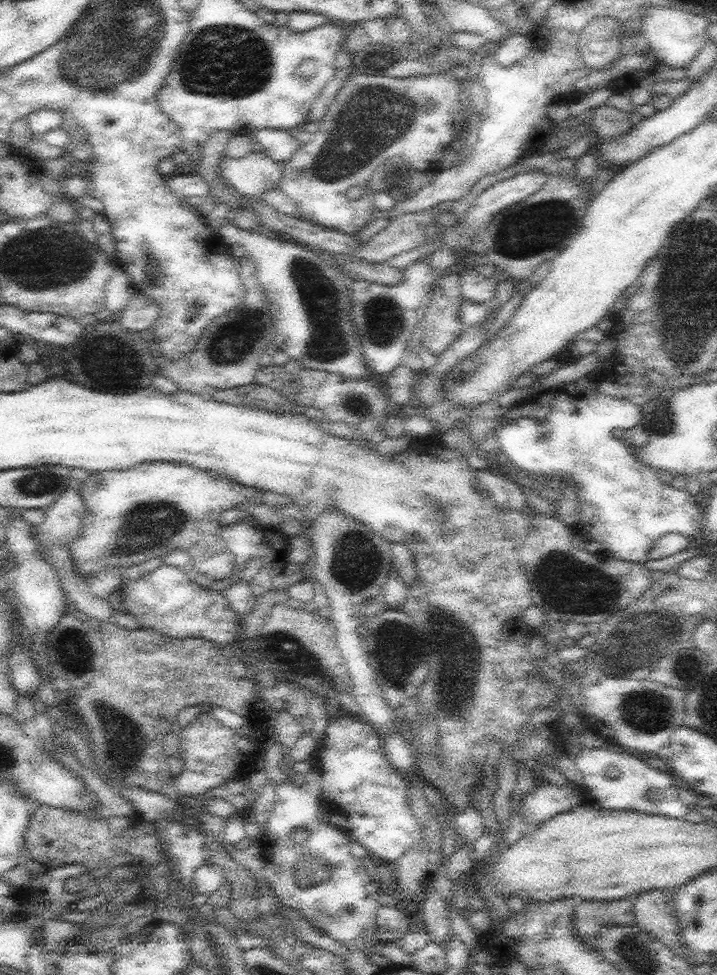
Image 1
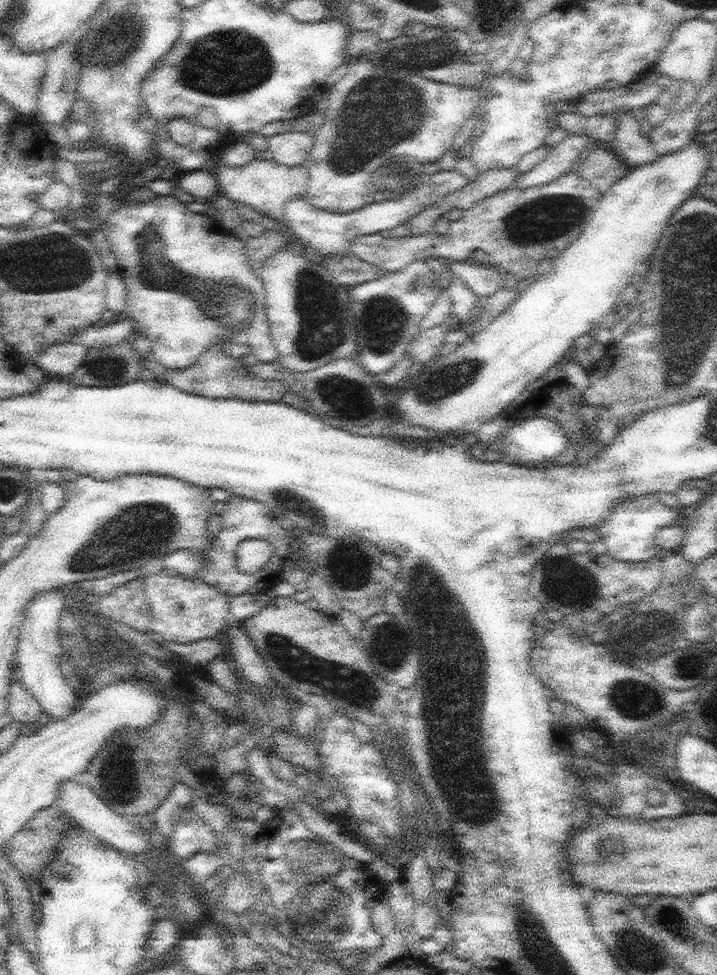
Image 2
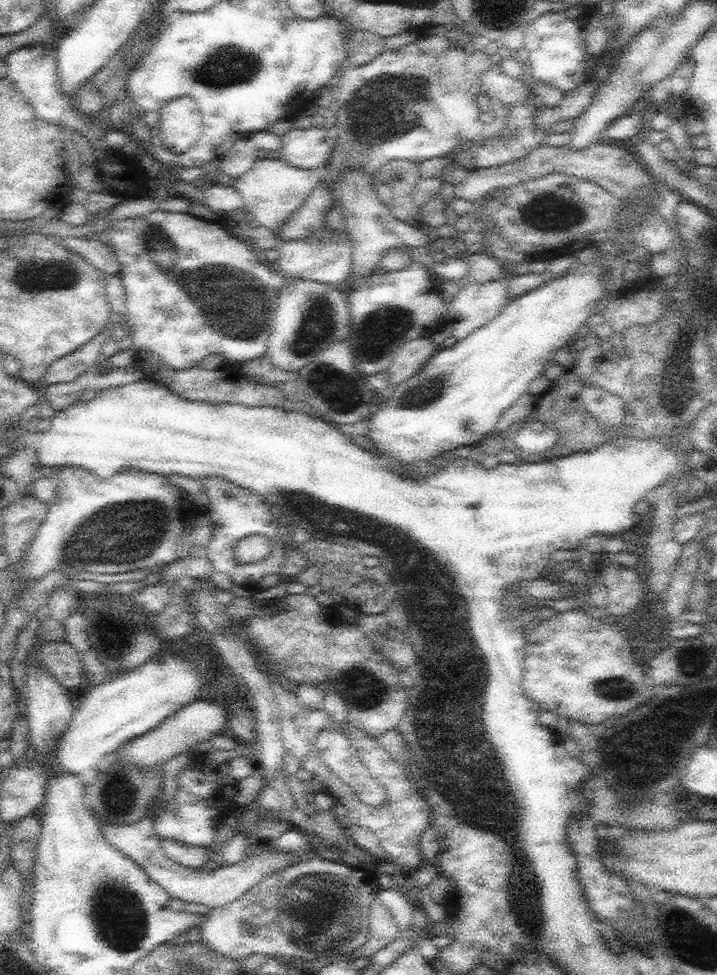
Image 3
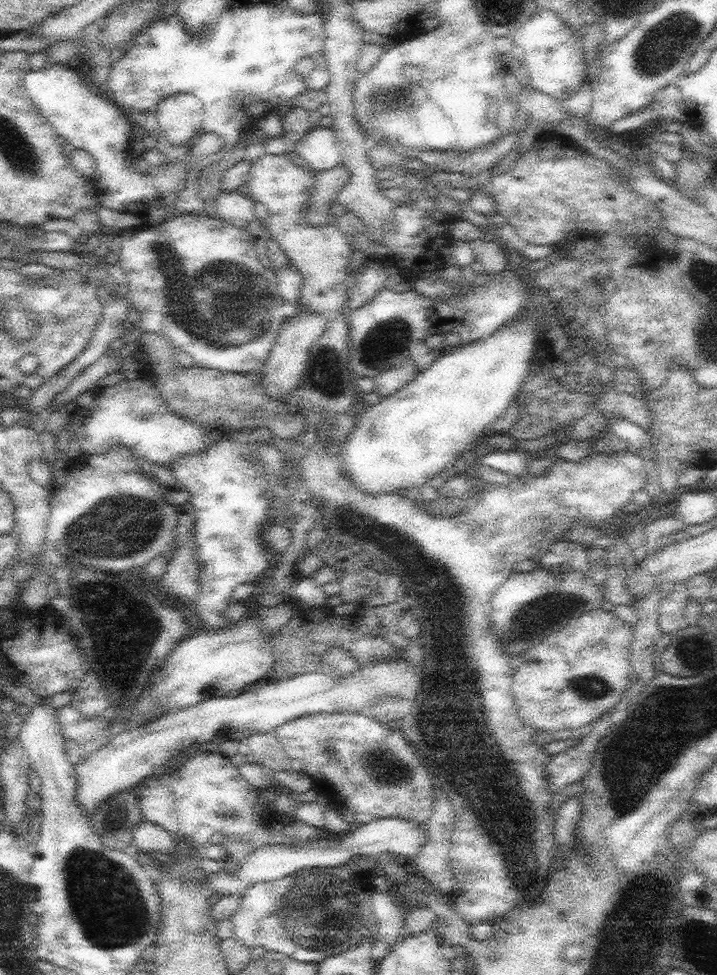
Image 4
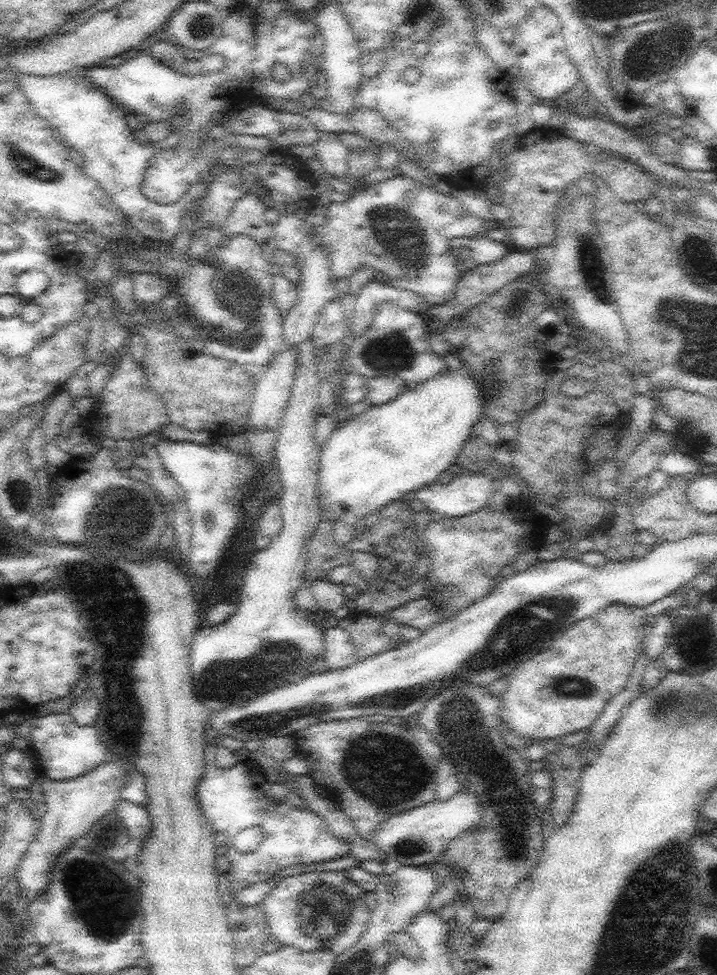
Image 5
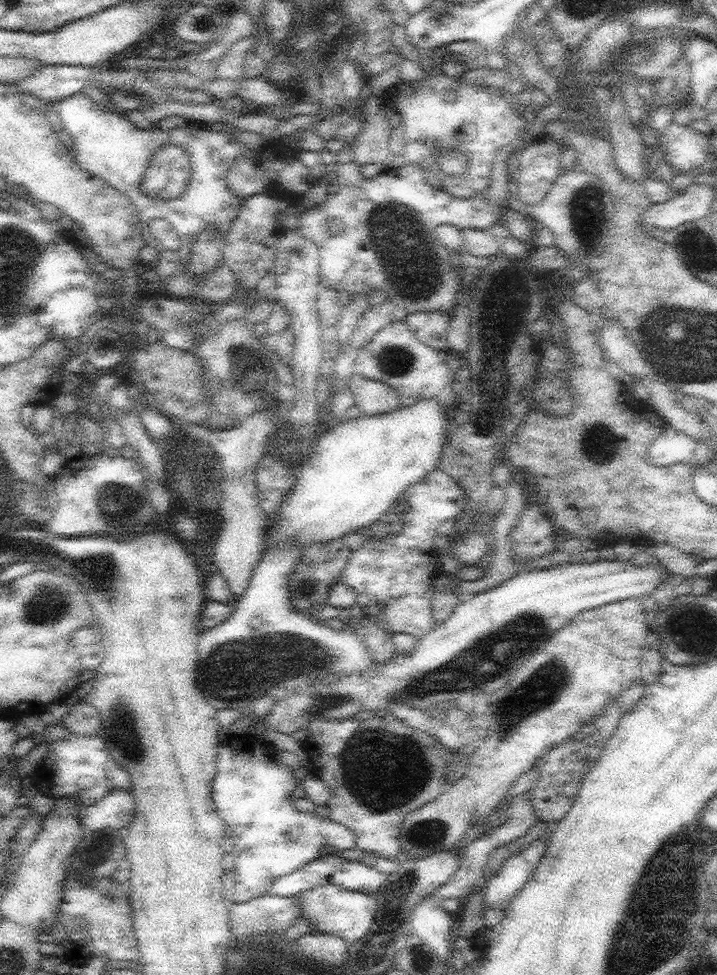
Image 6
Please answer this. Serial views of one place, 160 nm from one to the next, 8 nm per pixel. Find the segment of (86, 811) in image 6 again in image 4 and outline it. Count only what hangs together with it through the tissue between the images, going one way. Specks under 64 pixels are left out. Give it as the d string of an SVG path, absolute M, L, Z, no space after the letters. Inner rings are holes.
M142 819L133 830L133 847L135 850L152 852L159 850L164 854L171 854L178 844L178 836L163 829L162 826Z

